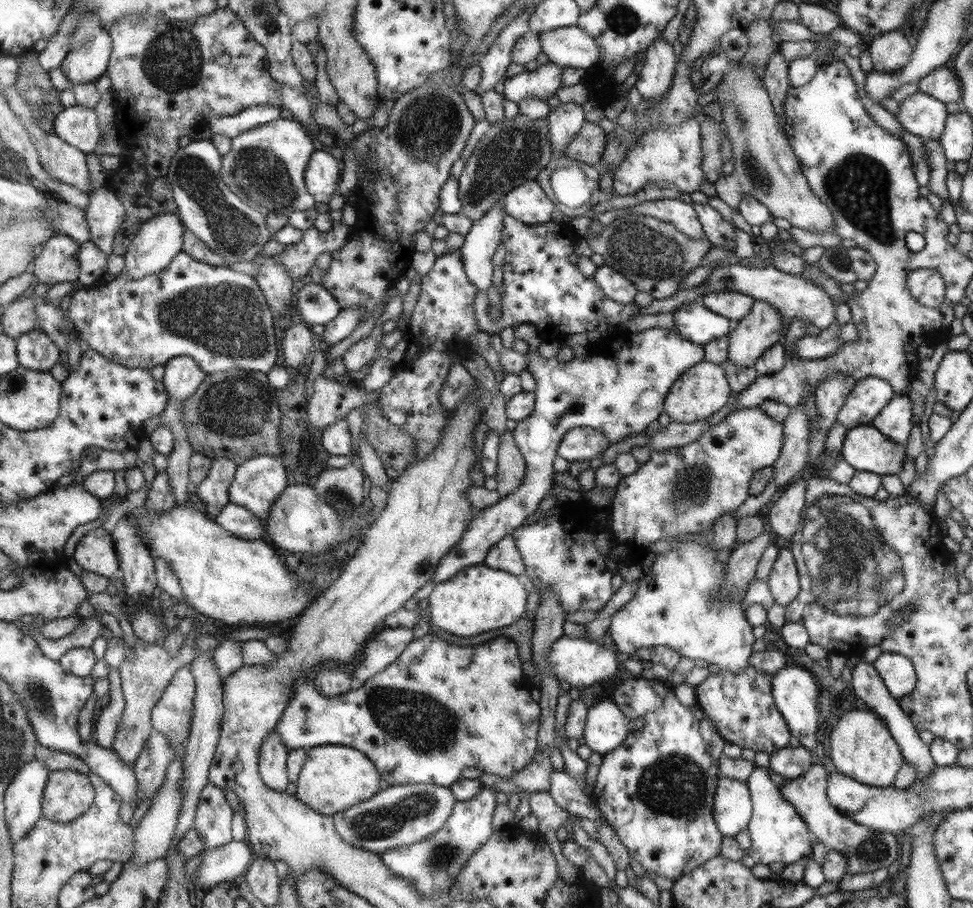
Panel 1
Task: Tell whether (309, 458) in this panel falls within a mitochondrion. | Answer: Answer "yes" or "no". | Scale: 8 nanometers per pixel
yes

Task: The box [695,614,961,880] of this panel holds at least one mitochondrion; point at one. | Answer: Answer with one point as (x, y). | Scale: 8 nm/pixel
(872, 850)

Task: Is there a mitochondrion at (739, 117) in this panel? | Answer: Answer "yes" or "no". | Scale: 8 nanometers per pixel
yes

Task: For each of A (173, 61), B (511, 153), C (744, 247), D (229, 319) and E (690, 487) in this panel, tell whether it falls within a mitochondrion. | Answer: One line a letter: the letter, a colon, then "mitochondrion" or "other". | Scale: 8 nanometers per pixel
A: mitochondrion
B: mitochondrion
C: other
D: mitochondrion
E: mitochondrion

